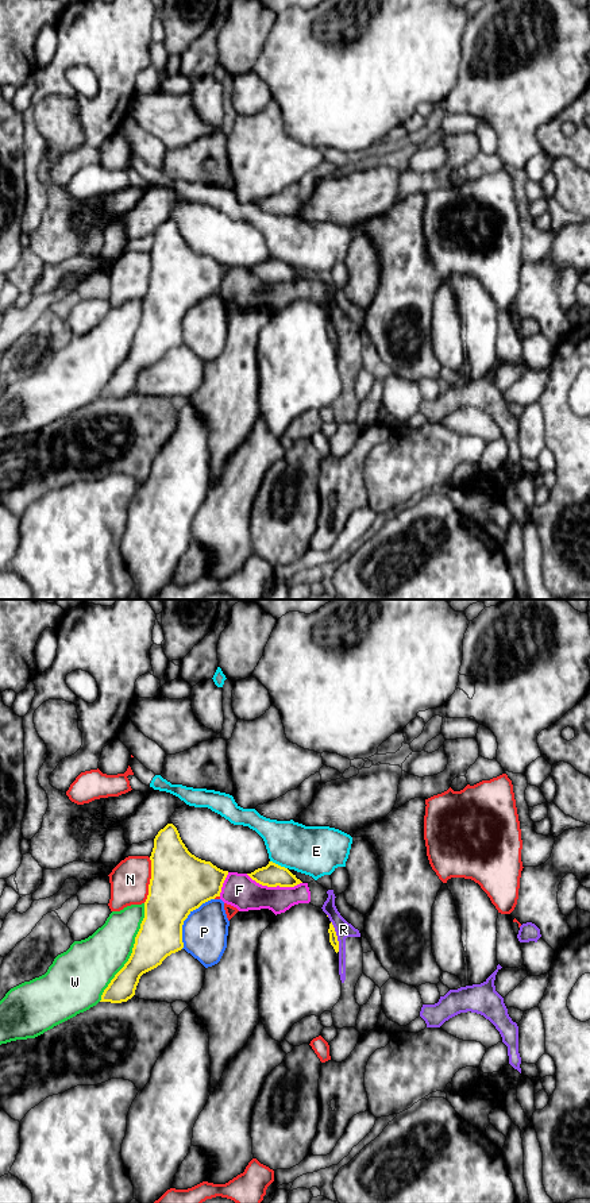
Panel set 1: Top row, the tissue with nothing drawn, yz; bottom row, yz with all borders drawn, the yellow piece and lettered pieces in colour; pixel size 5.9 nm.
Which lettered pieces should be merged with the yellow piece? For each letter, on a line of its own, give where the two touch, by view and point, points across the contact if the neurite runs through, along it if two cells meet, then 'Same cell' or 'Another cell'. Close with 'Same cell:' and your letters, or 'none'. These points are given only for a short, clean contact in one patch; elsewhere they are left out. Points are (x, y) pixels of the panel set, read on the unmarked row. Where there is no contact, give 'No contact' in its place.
E: Touches yellow at yz (277, 259). Boundary: yz (270, 255), (286, 263). Another cell
F: Touches yellow at yz (274, 281). Another cell
N: Touches yellow at yz (150, 276). Another cell
P: Touches yellow at yz (185, 313). Another cell
R: Touches yellow at yz (336, 331). Boundary: yz (331, 316), (339, 346). Another cell
W: Touches yellow at yz (132, 347). Another cell
Same cell: none

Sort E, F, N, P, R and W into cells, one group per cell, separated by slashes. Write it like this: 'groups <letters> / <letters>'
groups E / F R / N / P / W

